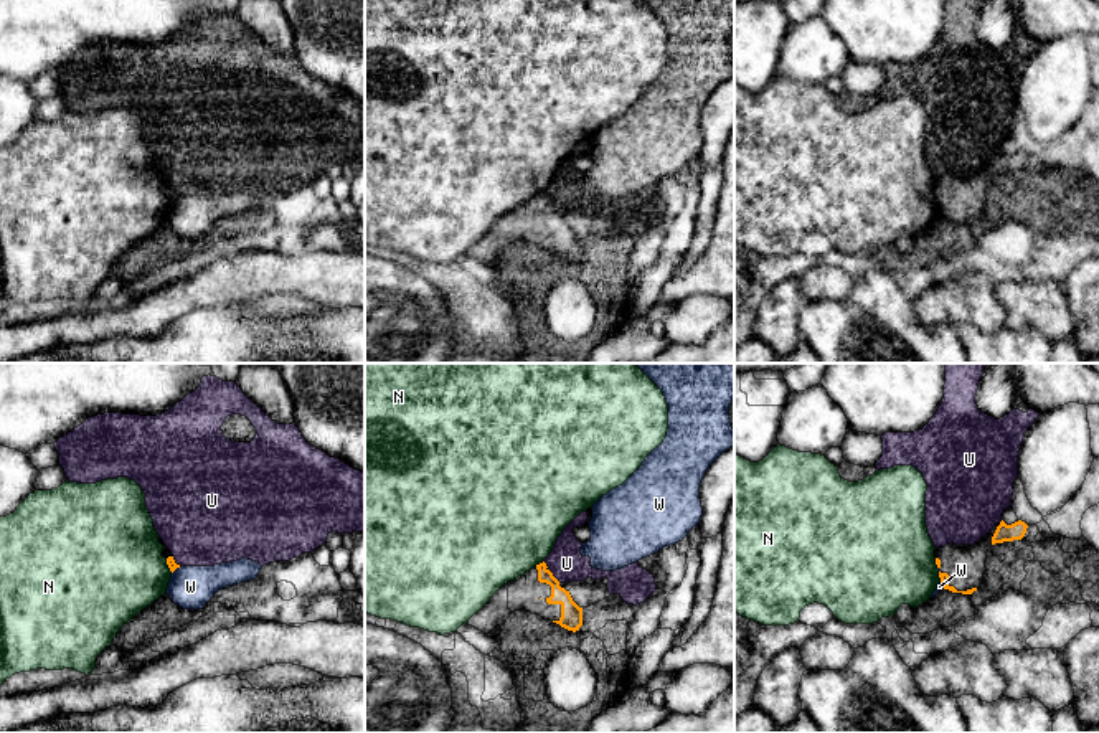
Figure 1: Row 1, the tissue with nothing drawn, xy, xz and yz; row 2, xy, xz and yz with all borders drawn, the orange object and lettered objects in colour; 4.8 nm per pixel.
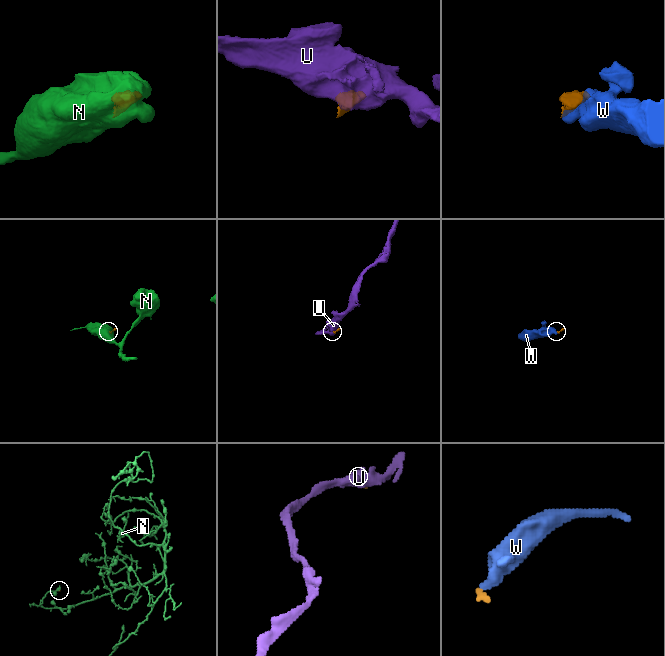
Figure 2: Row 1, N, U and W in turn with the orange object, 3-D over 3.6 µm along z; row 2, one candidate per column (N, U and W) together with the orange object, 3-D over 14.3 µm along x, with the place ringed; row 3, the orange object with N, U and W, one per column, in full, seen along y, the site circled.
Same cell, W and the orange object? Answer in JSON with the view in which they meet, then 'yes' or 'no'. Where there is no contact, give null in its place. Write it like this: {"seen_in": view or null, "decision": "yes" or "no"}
{"seen_in": "xy", "decision": "no"}

